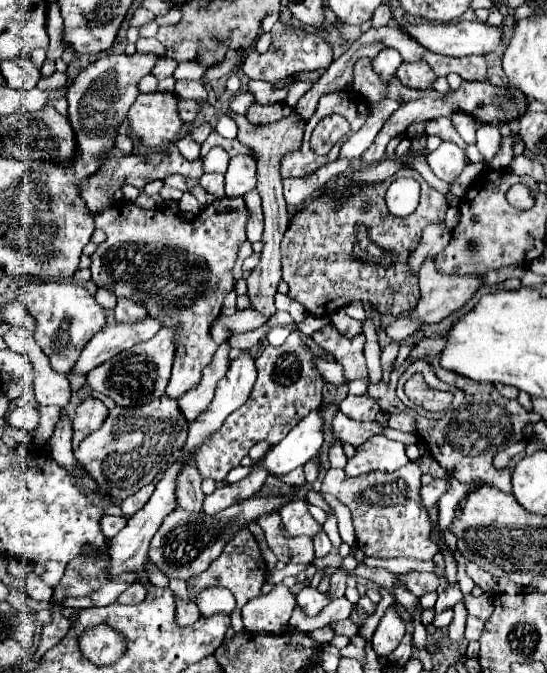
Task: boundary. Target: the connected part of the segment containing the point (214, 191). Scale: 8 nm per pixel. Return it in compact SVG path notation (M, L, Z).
M204 174L200 178L200 186L214 198L222 198L224 196L224 176L222 174Z

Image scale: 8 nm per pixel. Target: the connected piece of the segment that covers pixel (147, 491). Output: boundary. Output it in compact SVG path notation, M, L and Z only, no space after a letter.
M148 484L148 486L140 488L136 494L128 496L126 500L122 500L122 502L120 502L120 510L122 510L122 514L124 514L126 518L134 516L134 514L136 514L136 512L150 500L152 492L154 492L154 484Z

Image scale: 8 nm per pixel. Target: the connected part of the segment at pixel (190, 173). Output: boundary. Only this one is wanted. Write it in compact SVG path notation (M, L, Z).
M170 144L166 150L156 150L156 152L148 154L148 156L136 156L136 154L122 156L122 158L116 158L116 156L114 156L114 158L108 158L108 160L104 162L104 166L102 166L94 176L86 178L86 180L82 182L82 186L80 186L80 190L82 190L82 198L86 200L88 210L90 210L92 214L100 214L102 210L106 210L106 208L112 204L114 192L120 190L120 186L122 186L124 182L134 184L136 188L142 188L146 182L156 180L156 178L166 178L166 176L170 176L170 174L182 174L184 178L194 178L194 180L198 180L198 178L204 174L204 170L202 170L202 160L200 160L200 158L194 160L194 162L186 160L186 158L178 152L178 148L176 148L174 144Z

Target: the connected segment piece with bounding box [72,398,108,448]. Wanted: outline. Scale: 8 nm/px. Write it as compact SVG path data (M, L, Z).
M86 398L78 408L76 408L76 416L74 416L74 438L72 438L72 446L78 448L78 444L94 430L98 430L102 426L102 422L106 420L108 408L96 400L96 398Z

